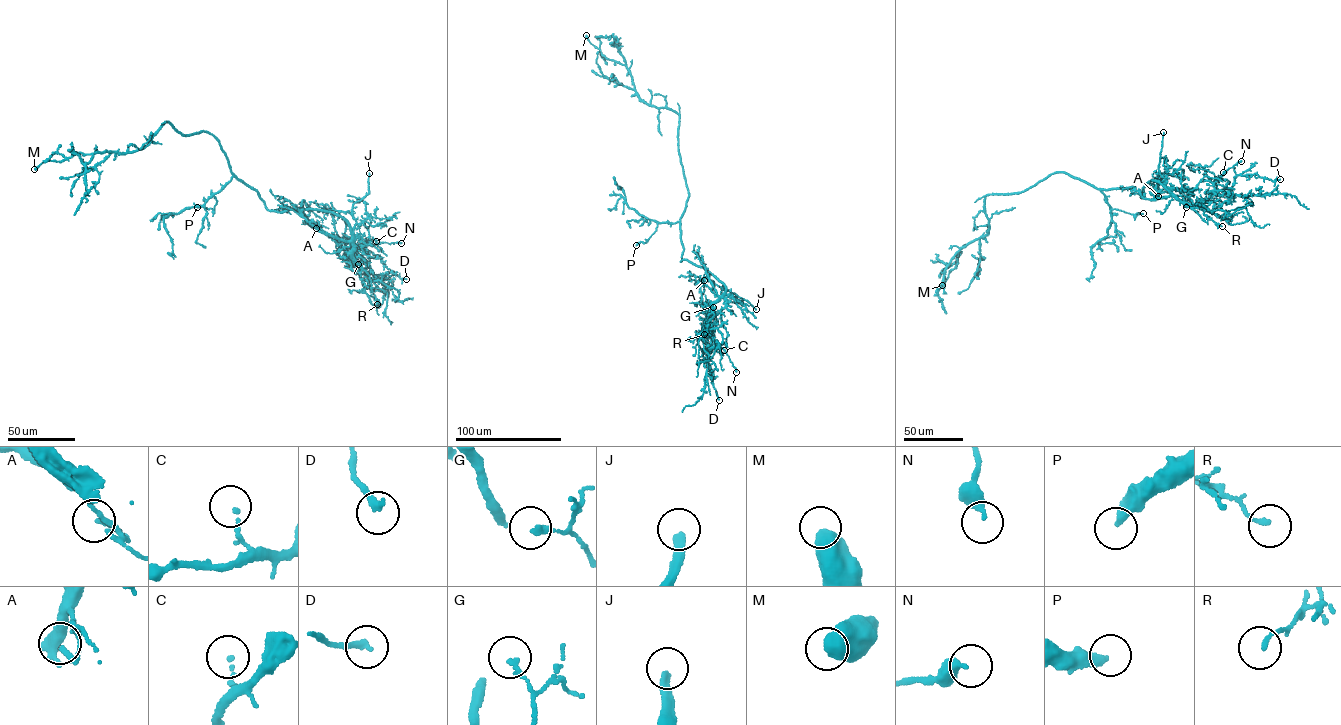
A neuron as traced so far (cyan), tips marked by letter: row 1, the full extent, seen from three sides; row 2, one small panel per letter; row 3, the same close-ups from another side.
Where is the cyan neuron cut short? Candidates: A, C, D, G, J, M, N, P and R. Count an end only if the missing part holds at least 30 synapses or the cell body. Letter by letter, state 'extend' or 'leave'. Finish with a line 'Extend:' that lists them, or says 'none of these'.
A: leave
C: leave
D: leave
G: leave
J: extend
M: leave
N: leave
P: leave
R: leave
Extend: J

